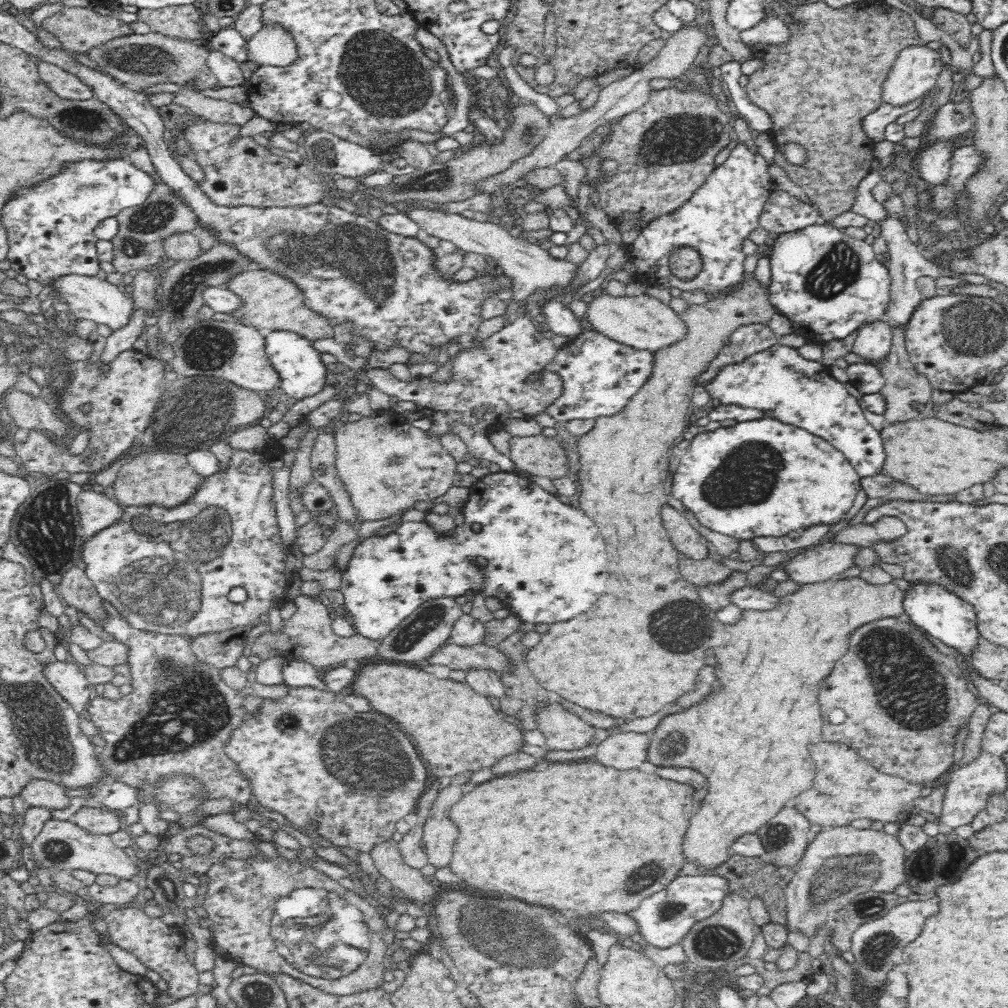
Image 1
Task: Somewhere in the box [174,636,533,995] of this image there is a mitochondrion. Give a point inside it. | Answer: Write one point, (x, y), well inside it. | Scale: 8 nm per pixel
(305, 921)

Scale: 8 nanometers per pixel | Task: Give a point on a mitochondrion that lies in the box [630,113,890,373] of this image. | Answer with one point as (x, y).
(839, 267)

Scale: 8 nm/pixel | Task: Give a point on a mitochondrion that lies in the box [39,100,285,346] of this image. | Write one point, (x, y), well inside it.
(154, 218)

